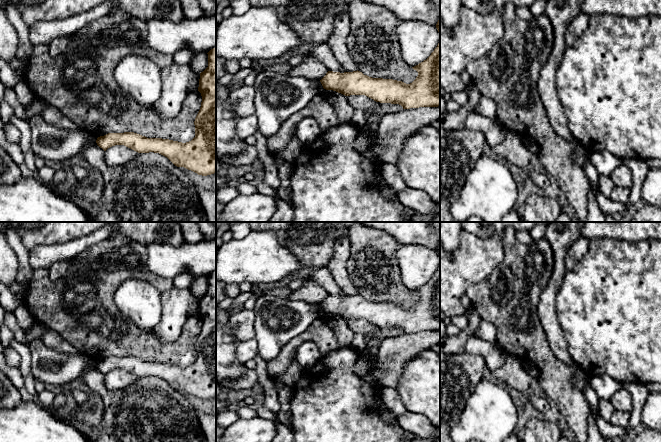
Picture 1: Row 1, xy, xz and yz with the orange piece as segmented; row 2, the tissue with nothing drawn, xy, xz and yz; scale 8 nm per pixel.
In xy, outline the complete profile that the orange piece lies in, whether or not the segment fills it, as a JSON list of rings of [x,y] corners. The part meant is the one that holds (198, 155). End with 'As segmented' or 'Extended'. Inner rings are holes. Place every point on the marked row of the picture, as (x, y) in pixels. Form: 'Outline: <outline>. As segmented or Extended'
Outline: [[[216,47],[207,54],[208,67],[200,73],[198,87],[202,102],[194,121],[195,137],[191,141],[182,143],[124,132],[100,136],[97,145],[104,151],[115,145],[124,145],[138,153],[159,153],[175,166],[198,175],[216,173]]]. As segmented

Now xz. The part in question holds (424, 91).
Outline: [[[440,41],[426,60],[412,68],[418,72],[418,76],[410,84],[393,79],[372,78],[358,70],[344,73],[328,71],[320,82],[326,90],[345,96],[365,95],[376,102],[399,104],[403,109],[440,106]]]. As segmented

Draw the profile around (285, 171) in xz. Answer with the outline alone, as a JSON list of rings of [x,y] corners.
[[[284,162],[278,168],[278,174],[280,178],[280,187],[277,189],[277,196],[285,202],[291,204],[292,190],[291,190],[291,176],[294,172],[294,165],[289,162]]]

